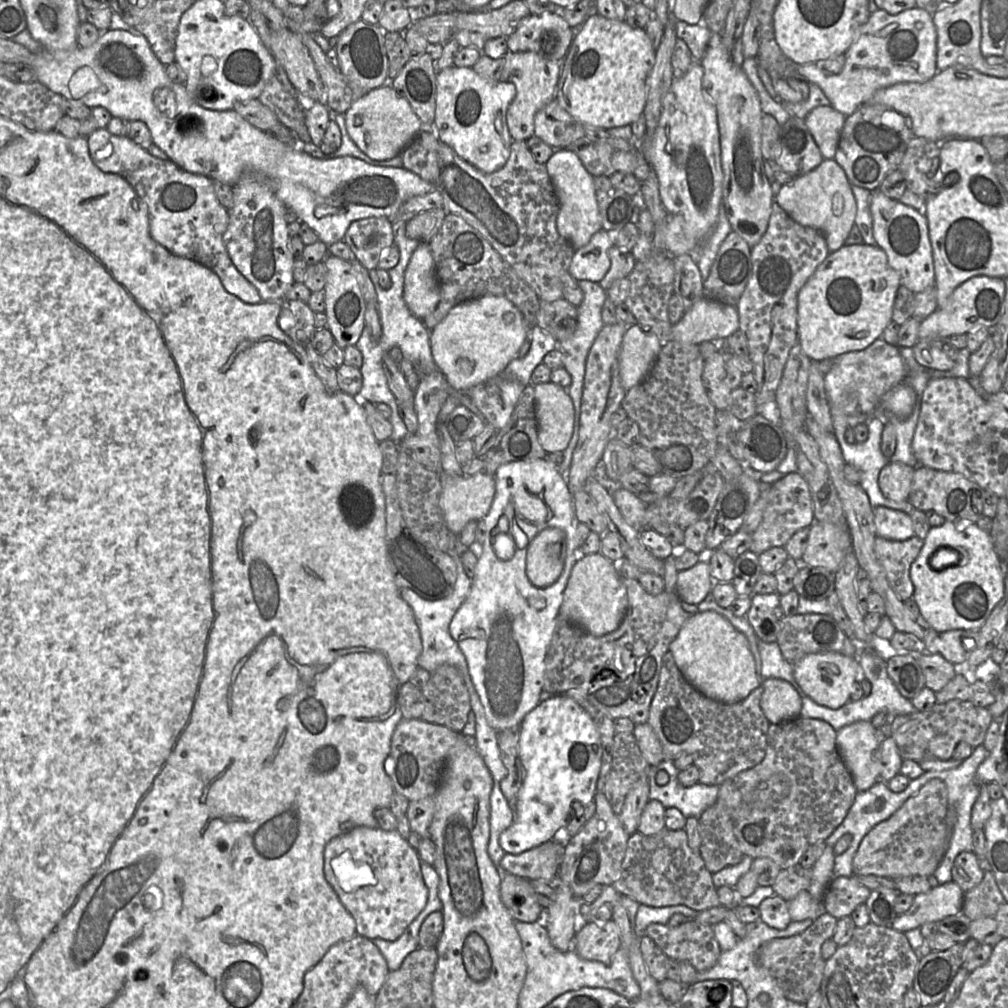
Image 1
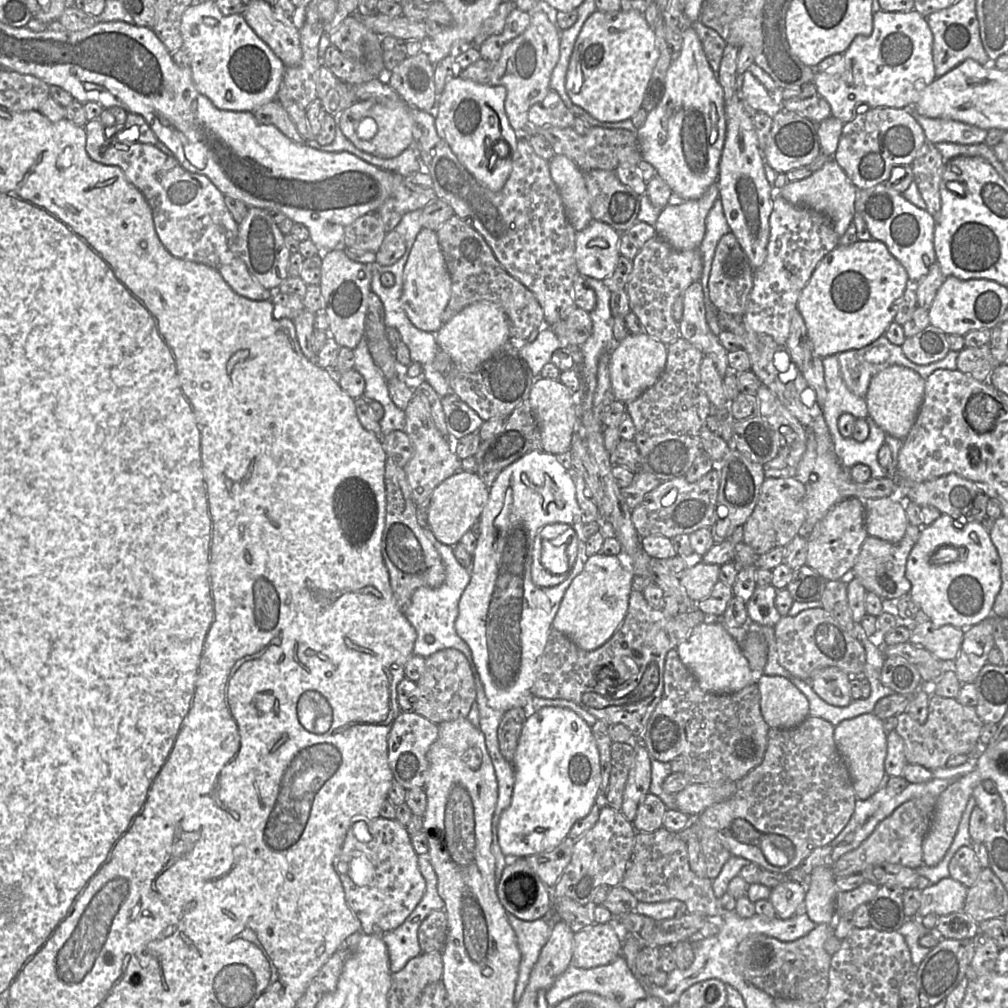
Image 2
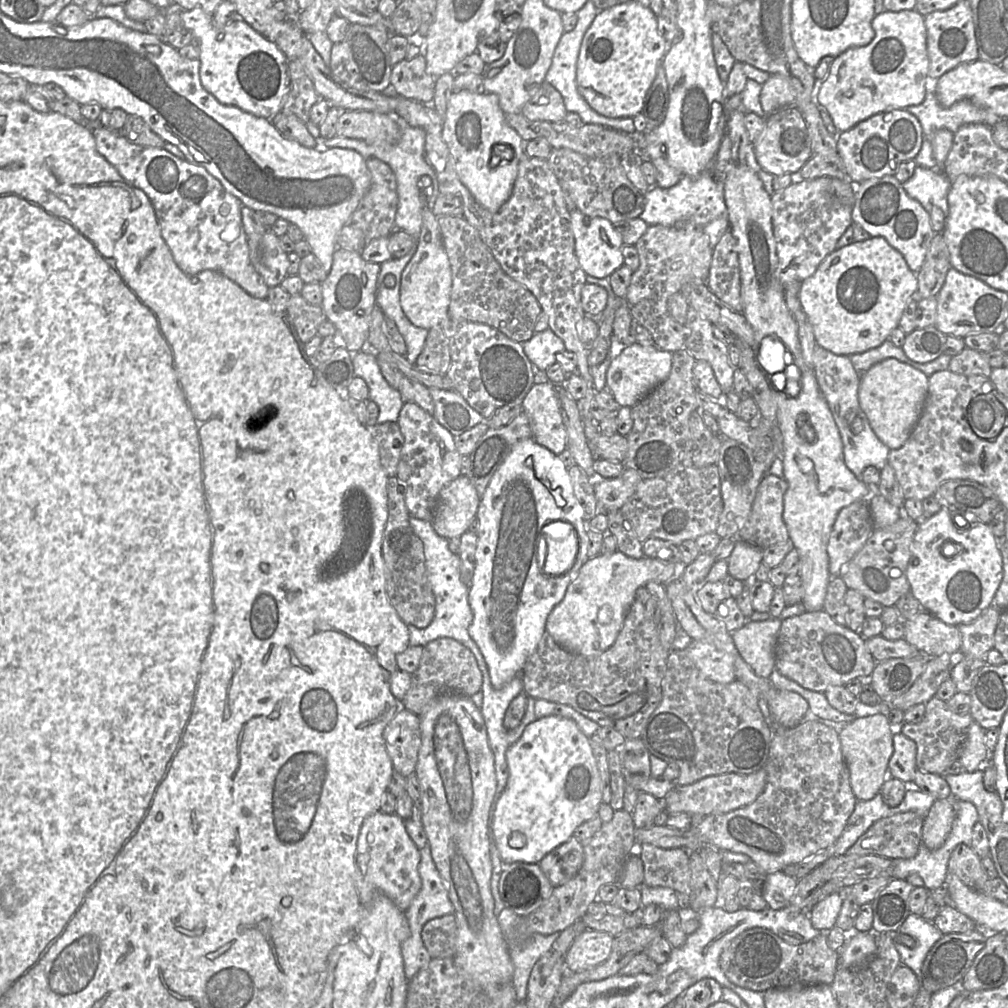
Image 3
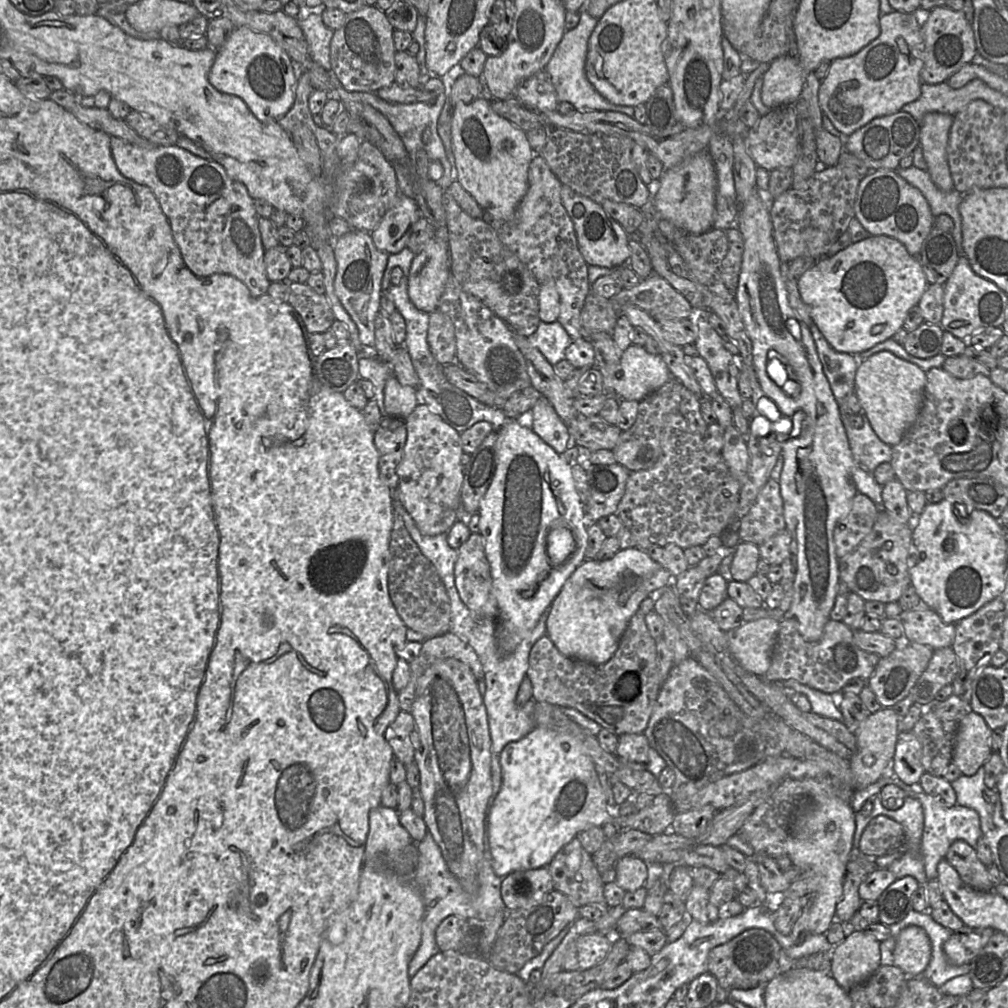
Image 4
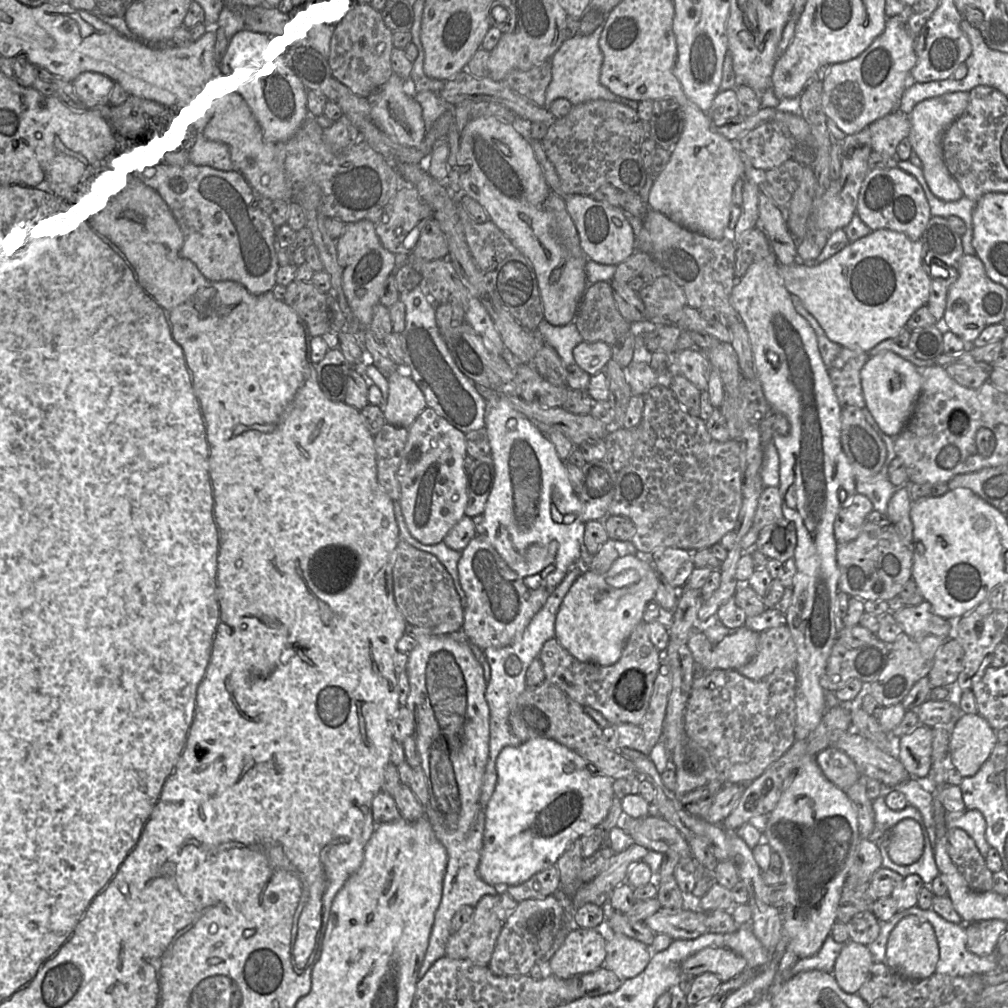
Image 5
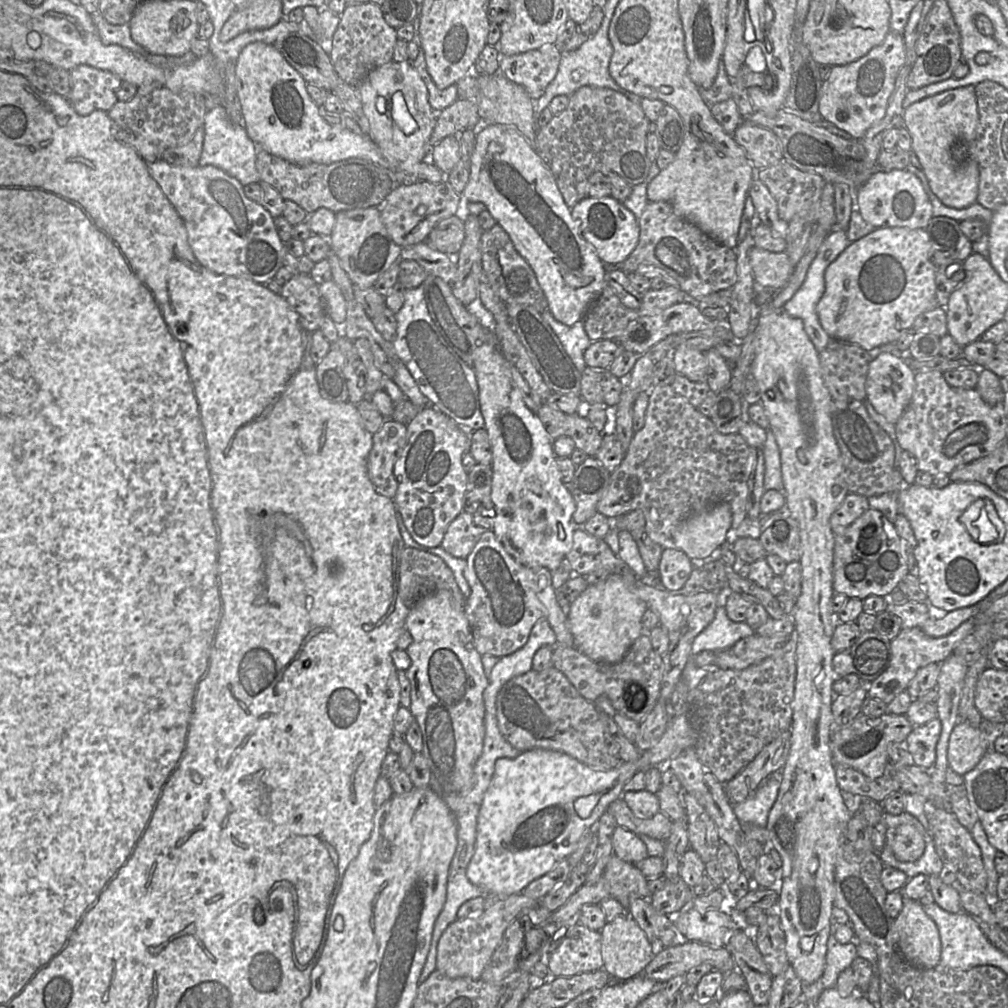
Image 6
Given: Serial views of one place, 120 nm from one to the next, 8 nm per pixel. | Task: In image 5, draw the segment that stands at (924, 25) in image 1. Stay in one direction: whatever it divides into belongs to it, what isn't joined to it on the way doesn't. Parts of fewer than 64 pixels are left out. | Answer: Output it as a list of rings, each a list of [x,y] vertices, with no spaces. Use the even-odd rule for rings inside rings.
[[[907,15],[886,19],[884,31],[854,59],[834,63],[822,81],[821,104],[826,117],[846,135],[859,133],[874,121],[899,110],[900,100],[917,62],[916,38],[907,27]]]

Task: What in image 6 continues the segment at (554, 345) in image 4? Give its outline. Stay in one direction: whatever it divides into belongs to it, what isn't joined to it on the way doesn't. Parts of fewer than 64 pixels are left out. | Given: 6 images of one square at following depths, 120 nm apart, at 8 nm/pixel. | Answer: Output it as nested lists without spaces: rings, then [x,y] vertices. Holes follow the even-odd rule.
[[[548,308],[541,313],[541,316],[557,335],[578,371],[582,373],[587,367],[584,360],[584,352],[592,343],[584,329],[583,321],[567,326],[559,322]]]

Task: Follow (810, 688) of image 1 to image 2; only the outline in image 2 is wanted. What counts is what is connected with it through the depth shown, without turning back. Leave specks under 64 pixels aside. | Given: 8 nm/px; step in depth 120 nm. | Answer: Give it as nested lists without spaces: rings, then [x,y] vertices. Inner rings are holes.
[[[826,667],[815,672],[809,680],[814,692],[825,702],[837,707],[846,707],[852,701],[851,677],[837,667]]]

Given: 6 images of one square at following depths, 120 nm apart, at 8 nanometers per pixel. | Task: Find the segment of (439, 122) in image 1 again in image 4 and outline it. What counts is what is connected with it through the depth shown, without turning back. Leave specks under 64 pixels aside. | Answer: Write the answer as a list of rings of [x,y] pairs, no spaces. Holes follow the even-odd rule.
[[[479,97],[469,104],[454,105],[452,118],[452,147],[455,158],[456,181],[475,199],[485,215],[494,220],[509,220],[528,190],[528,171],[535,155],[526,132],[514,126],[491,108],[490,97]]]

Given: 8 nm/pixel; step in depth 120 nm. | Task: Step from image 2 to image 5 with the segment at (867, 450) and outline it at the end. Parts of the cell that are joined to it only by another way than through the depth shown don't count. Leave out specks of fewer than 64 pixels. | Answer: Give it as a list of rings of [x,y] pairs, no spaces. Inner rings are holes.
[[[866,406],[862,408],[862,412],[867,422],[879,434],[880,438],[885,443],[887,448],[887,457],[882,469],[873,479],[855,481],[856,492],[858,494],[865,495],[873,504],[875,511],[887,514],[888,502],[897,489],[891,483],[888,476],[890,463],[897,457],[894,451],[895,437],[888,436],[881,430]]]

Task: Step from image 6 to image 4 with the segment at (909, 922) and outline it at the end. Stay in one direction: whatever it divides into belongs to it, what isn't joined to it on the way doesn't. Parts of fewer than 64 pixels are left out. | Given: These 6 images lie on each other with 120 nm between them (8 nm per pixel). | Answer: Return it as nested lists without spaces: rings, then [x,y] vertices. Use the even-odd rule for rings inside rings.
[[[911,925],[896,937],[892,962],[909,978],[922,977],[931,956],[931,942],[923,928]]]

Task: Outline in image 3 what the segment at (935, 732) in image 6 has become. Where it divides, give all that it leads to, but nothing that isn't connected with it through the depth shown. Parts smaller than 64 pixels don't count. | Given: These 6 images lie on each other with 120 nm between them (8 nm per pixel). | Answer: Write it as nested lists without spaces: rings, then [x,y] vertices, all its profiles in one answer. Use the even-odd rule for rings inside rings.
[[[903,733],[893,734],[893,753],[889,759],[889,776],[903,782],[913,781],[916,765],[917,746],[916,743],[906,737]]]

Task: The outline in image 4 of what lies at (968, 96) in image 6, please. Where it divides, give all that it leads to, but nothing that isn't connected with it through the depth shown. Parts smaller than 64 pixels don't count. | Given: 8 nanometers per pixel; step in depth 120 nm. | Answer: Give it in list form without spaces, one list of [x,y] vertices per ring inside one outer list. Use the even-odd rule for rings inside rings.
[[[939,112],[925,114],[920,126],[919,144],[927,170],[936,187],[951,191],[954,184],[947,161],[947,144],[954,116]]]

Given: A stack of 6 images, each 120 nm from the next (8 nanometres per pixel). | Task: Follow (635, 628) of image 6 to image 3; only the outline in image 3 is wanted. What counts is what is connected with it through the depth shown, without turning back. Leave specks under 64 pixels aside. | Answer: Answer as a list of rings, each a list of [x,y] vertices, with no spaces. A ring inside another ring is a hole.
[[[618,550],[588,559],[567,587],[564,598],[548,615],[546,632],[562,648],[584,656],[599,656],[609,649],[621,631],[635,600],[636,590],[650,581],[666,584],[680,572],[680,565],[643,556],[634,559]]]

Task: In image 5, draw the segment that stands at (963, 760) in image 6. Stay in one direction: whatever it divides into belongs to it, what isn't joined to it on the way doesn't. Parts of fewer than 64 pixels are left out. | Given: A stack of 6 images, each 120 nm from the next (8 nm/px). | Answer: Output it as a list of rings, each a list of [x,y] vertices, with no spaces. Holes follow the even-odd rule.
[[[960,714],[949,742],[949,764],[963,777],[975,775],[997,743],[996,731],[976,714]]]

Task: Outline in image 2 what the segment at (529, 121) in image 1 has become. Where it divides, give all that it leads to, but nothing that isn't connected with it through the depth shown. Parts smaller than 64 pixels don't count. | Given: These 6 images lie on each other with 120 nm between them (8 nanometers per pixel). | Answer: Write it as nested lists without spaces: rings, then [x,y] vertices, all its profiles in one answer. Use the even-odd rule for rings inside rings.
[[[540,5],[527,13],[530,16],[529,26],[521,35],[503,46],[489,79],[489,85],[506,88],[504,108],[509,123],[516,132],[527,127],[529,108],[541,102],[549,92],[551,74],[560,57],[562,31],[549,20]]]

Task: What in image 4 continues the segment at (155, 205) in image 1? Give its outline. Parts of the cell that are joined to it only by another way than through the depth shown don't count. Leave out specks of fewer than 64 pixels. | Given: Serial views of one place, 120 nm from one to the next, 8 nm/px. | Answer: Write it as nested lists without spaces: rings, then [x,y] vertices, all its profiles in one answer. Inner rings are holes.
[[[110,137],[110,149],[119,172],[148,187],[156,197],[192,273],[199,277],[230,275],[241,281],[253,297],[267,294],[271,282],[264,262],[259,215],[244,184],[232,179],[218,162],[198,157],[175,144],[139,148]]]

